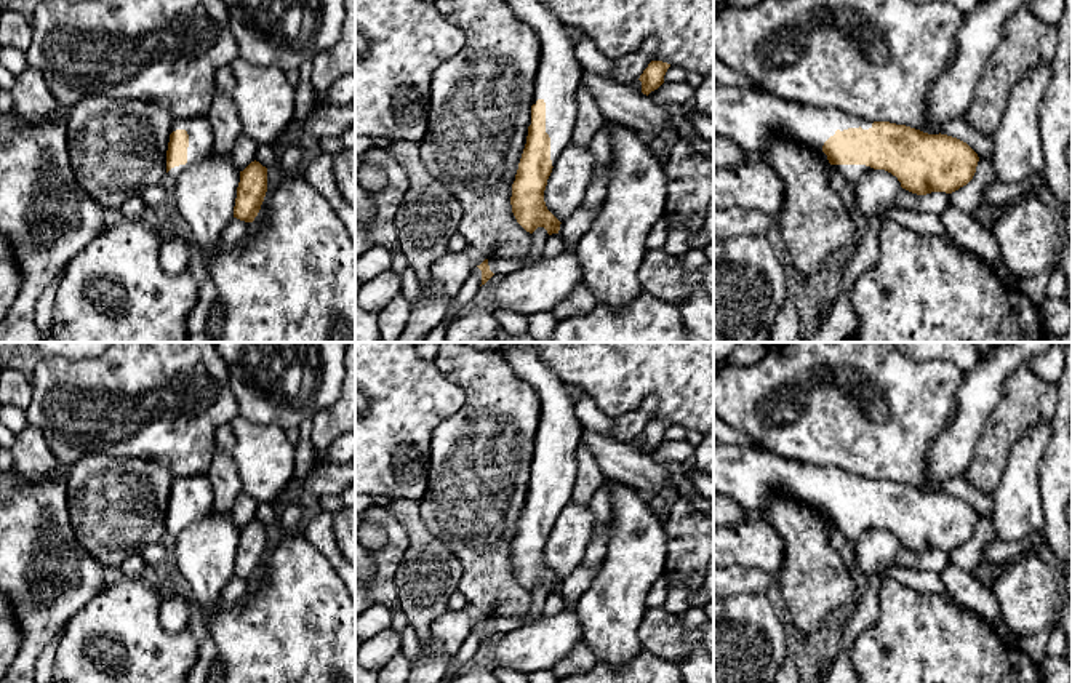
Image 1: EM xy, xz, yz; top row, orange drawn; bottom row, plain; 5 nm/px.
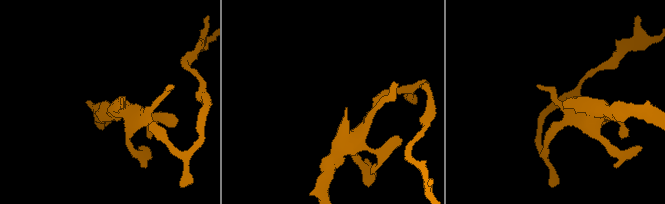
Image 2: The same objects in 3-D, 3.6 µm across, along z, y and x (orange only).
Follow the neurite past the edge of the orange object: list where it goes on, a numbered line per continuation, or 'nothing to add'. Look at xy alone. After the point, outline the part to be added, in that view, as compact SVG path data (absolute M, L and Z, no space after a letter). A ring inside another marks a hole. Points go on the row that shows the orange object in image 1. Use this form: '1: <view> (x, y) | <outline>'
1: xy (200, 135) | M206 117L174 118L170 134L176 130L186 130L189 134L187 163L171 168L168 179L205 160L214 149L214 134Z

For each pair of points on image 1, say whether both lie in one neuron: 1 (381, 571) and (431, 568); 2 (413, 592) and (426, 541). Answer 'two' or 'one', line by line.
1: two
2: one

